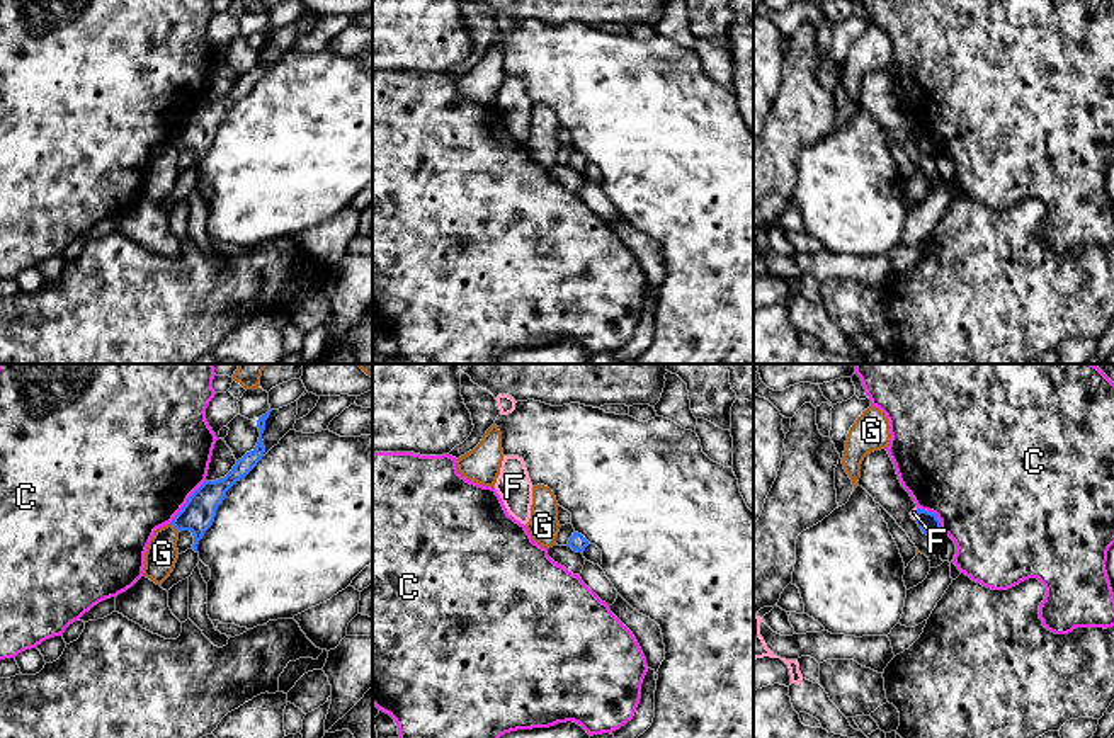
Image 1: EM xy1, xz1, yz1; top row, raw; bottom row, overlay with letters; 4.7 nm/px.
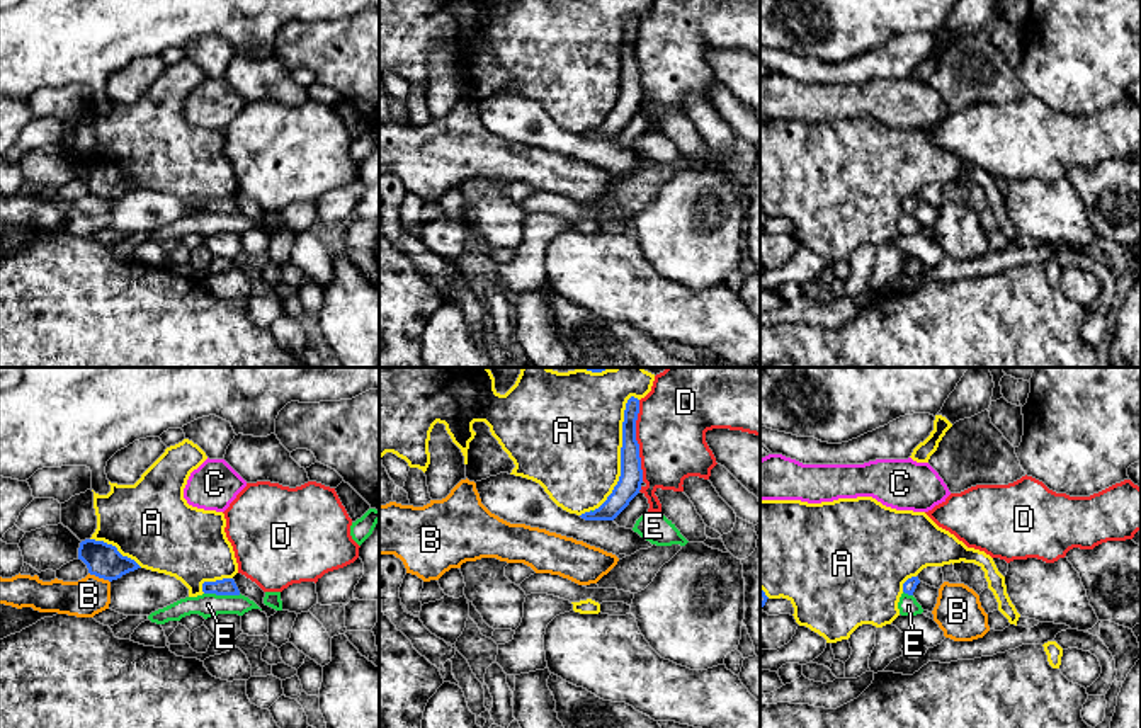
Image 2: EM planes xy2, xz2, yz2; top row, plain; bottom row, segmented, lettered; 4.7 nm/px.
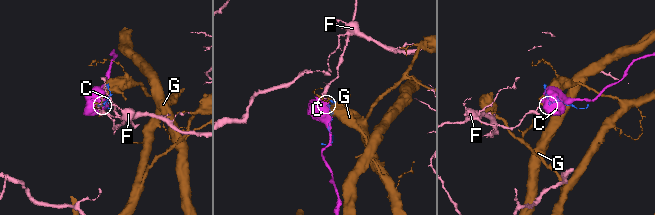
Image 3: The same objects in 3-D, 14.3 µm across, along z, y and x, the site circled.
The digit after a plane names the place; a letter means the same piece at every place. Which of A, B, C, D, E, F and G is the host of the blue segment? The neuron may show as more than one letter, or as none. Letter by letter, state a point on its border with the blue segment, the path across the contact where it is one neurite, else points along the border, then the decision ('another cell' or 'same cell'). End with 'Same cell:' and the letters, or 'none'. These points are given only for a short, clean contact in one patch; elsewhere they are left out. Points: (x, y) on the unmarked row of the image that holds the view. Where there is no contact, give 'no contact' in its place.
A: contact xz2 (621, 72); another cell
B: contact xy2 (99, 196); border xy2 (89, 191), (109, 201); another cell
C: contact xy1 (187, 121); another cell
D: contact xz2 (636, 60); border xz2 (638, 19), (636, 62), (643, 99); another cell
E: contact xy2 (223, 213); border xy2 (204, 211), (240, 213); another cell
F: contact yz1 (917, 133); border yz1 (917, 128), (914, 138); another cell
G: contact xy1 (176, 147); border xy1 (170, 141), (179, 150); another cell
Same cell: none

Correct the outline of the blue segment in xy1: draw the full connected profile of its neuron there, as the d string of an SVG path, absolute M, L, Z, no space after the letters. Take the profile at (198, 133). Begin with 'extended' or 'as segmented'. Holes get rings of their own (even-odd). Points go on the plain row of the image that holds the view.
extended | M270 27L265 34L257 39L260 51L259 61L253 70L247 71L236 80L233 88L221 99L204 100L187 119L182 129L170 141L179 151L190 150L194 155L194 163L185 172L179 173L173 190L160 204L163 209L170 209L179 201L189 197L199 182L197 163L204 151L213 145L216 129L223 122L226 111L242 97L245 97L257 82L264 77L265 66L262 53L265 49L265 39L270 34Z

